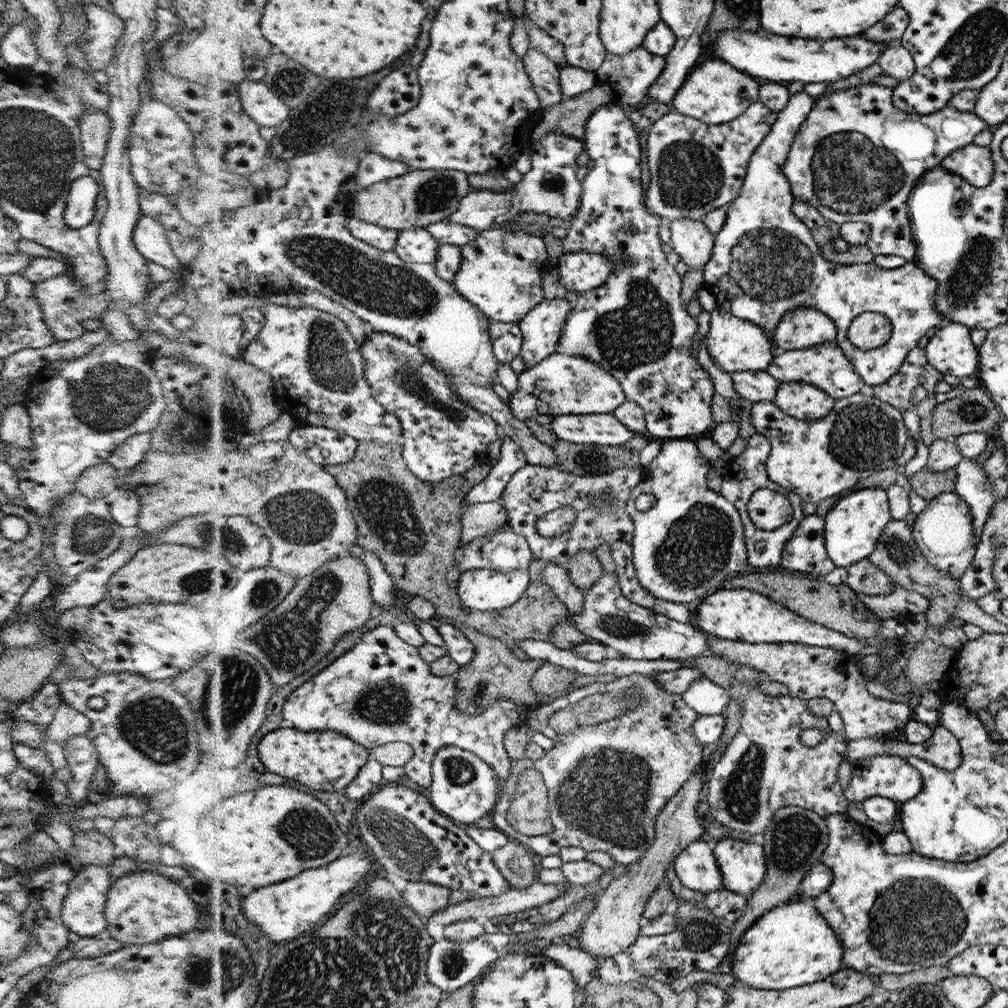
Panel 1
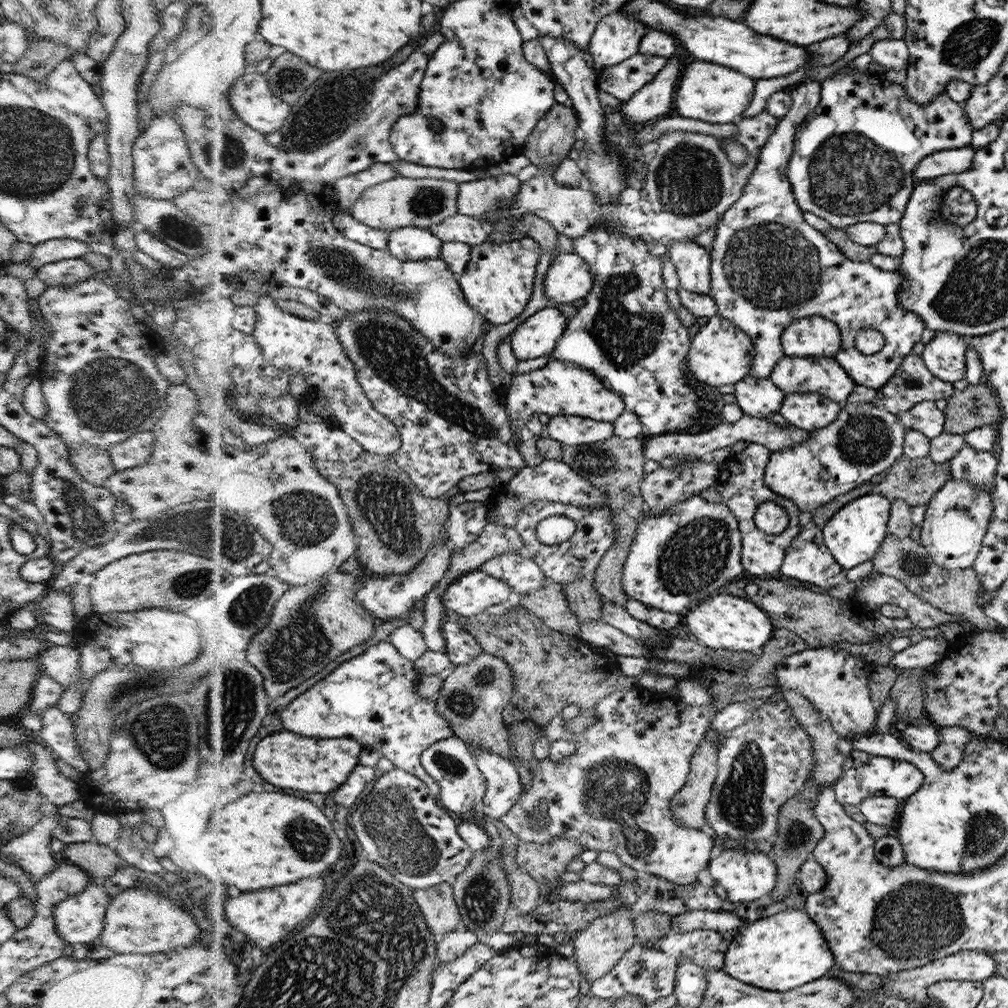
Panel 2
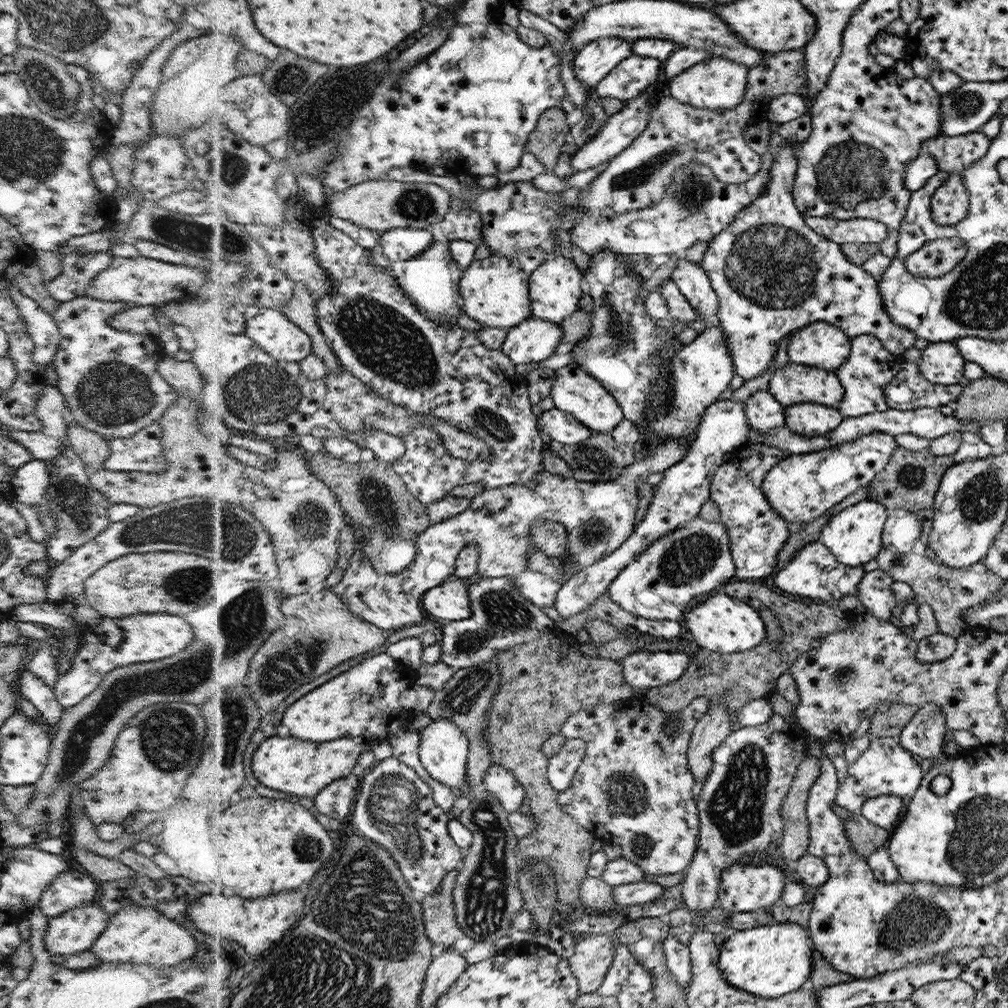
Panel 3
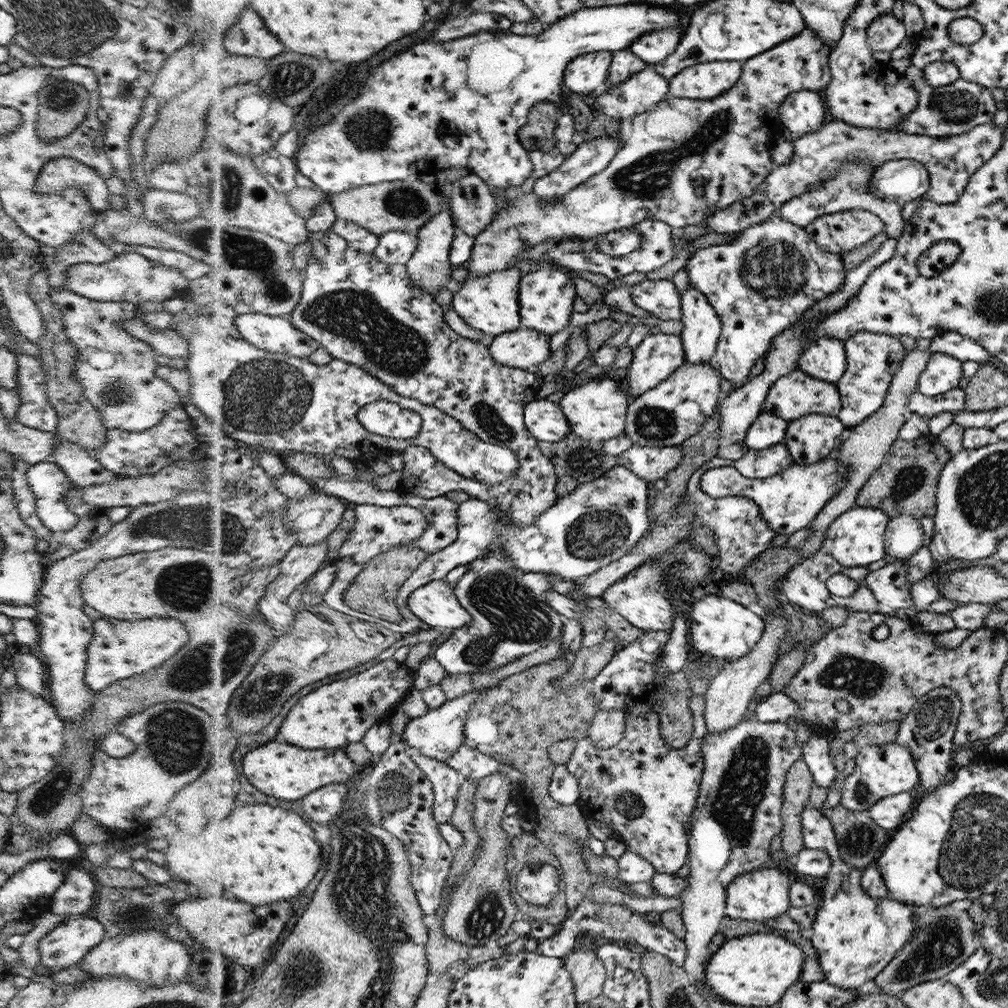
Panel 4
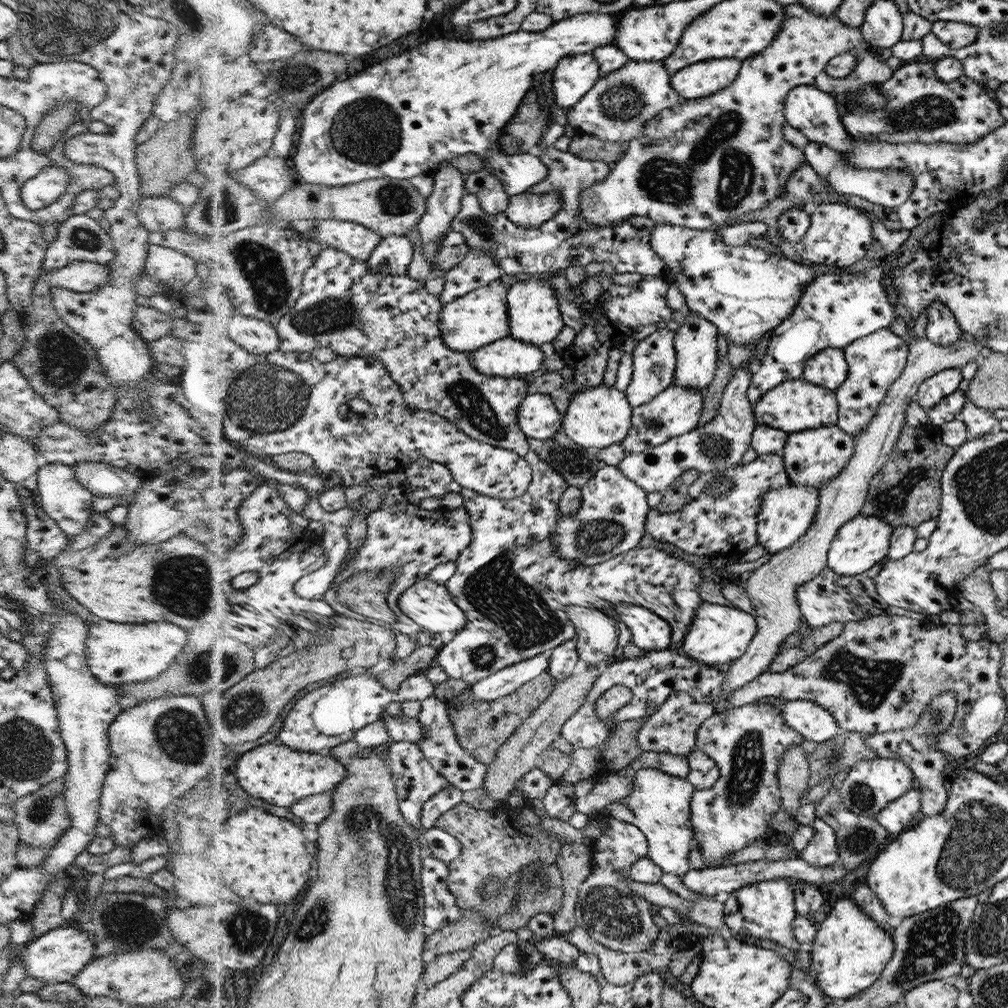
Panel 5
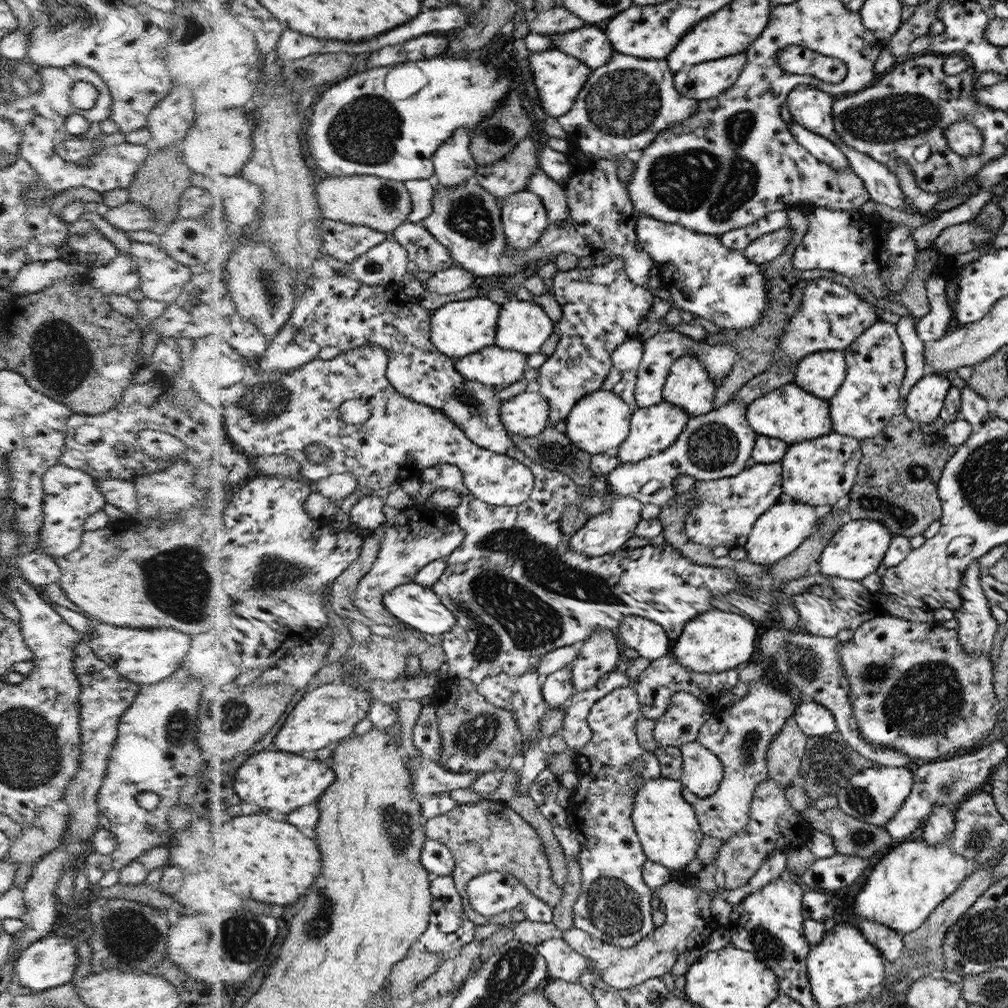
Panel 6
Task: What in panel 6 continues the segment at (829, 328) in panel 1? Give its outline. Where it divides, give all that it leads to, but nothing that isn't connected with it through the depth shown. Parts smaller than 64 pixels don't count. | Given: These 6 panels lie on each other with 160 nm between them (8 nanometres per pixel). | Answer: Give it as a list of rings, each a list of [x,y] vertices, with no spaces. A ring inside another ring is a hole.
[[[820,351],[797,364],[793,382],[810,394],[829,401],[841,388],[847,376],[843,351]]]

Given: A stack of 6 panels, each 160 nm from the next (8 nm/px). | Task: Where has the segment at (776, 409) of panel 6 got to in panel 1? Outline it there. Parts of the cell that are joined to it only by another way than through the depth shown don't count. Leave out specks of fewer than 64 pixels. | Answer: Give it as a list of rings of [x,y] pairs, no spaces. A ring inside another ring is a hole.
[[[836,340],[802,350],[778,351],[766,371],[779,379],[779,382],[808,382],[818,386],[835,399],[848,398],[866,390],[866,383],[852,367],[851,360],[848,360]]]

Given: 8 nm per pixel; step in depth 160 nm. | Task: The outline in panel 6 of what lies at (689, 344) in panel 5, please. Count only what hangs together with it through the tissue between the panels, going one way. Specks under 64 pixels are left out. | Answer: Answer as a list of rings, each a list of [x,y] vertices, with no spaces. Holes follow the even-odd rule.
[[[689,348],[672,364],[663,400],[686,410],[690,417],[702,416],[715,409],[715,385],[700,357]]]

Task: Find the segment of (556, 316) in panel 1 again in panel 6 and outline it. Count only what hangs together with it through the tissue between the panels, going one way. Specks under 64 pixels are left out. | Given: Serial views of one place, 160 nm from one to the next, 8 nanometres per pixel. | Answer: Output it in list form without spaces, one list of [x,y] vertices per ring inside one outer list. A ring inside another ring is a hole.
[[[489,346],[468,357],[460,358],[456,367],[464,378],[482,382],[486,386],[502,388],[523,380],[528,356],[500,346]]]

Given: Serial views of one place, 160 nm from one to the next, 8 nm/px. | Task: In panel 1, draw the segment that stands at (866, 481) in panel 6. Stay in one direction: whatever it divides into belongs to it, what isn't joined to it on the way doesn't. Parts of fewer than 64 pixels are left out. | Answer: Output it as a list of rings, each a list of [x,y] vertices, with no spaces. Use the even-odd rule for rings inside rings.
[[[928,466],[910,476],[903,475],[899,482],[907,485],[918,496],[931,500],[939,494],[955,490],[958,481],[958,470],[955,468],[936,471]]]

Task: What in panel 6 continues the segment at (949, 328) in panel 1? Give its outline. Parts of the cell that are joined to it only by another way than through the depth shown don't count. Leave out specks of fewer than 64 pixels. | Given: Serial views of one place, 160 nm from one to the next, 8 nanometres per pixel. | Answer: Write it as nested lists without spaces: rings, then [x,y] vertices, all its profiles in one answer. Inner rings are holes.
[[[926,373],[910,389],[901,412],[910,420],[918,420],[922,424],[934,422],[938,416],[941,416],[951,386],[946,375]]]

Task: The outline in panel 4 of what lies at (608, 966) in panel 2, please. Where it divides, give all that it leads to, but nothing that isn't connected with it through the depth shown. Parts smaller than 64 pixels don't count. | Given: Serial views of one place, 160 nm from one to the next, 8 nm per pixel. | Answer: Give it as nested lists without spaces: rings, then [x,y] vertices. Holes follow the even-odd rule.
[[[581,942],[577,950],[569,952],[564,957],[564,962],[574,980],[578,1004],[584,1004],[602,994],[607,970],[594,950]]]

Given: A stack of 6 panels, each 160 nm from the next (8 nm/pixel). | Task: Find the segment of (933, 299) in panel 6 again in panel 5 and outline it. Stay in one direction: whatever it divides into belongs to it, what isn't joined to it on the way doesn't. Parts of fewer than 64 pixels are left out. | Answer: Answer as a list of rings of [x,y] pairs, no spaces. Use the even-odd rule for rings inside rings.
[[[939,300],[932,302],[927,308],[927,313],[928,323],[925,338],[930,342],[946,346],[959,341],[964,336],[962,327],[959,325],[955,315],[948,310],[944,303]]]

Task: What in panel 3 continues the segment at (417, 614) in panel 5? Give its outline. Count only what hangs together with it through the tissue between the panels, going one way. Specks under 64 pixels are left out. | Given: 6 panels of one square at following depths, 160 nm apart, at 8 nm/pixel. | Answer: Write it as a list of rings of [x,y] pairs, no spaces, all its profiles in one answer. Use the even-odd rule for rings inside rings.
[[[453,578],[436,586],[424,596],[423,608],[429,617],[438,617],[447,622],[467,620],[471,616],[468,586],[472,586],[472,579]]]

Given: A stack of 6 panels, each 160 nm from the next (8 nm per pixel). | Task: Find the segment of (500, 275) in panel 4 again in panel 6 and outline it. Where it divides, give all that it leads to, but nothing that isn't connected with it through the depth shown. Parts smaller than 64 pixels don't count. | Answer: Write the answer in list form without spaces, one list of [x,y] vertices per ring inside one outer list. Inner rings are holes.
[[[481,294],[442,305],[432,315],[432,340],[440,352],[459,360],[495,344],[501,305]]]

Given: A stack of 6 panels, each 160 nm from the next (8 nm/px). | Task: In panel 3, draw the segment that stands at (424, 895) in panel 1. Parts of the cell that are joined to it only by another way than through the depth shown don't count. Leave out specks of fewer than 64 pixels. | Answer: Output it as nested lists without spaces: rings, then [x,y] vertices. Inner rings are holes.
[[[460,868],[453,870],[445,878],[441,888],[423,902],[428,936],[436,948],[440,946],[443,950],[456,948],[456,942],[465,936],[458,922],[455,903],[459,874]]]

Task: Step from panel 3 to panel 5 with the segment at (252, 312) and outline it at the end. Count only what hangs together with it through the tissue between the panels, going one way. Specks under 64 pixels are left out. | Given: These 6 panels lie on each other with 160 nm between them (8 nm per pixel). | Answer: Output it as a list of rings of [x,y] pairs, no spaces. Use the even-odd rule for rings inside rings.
[[[242,314],[232,319],[227,335],[256,355],[278,352],[283,343],[276,324]]]

